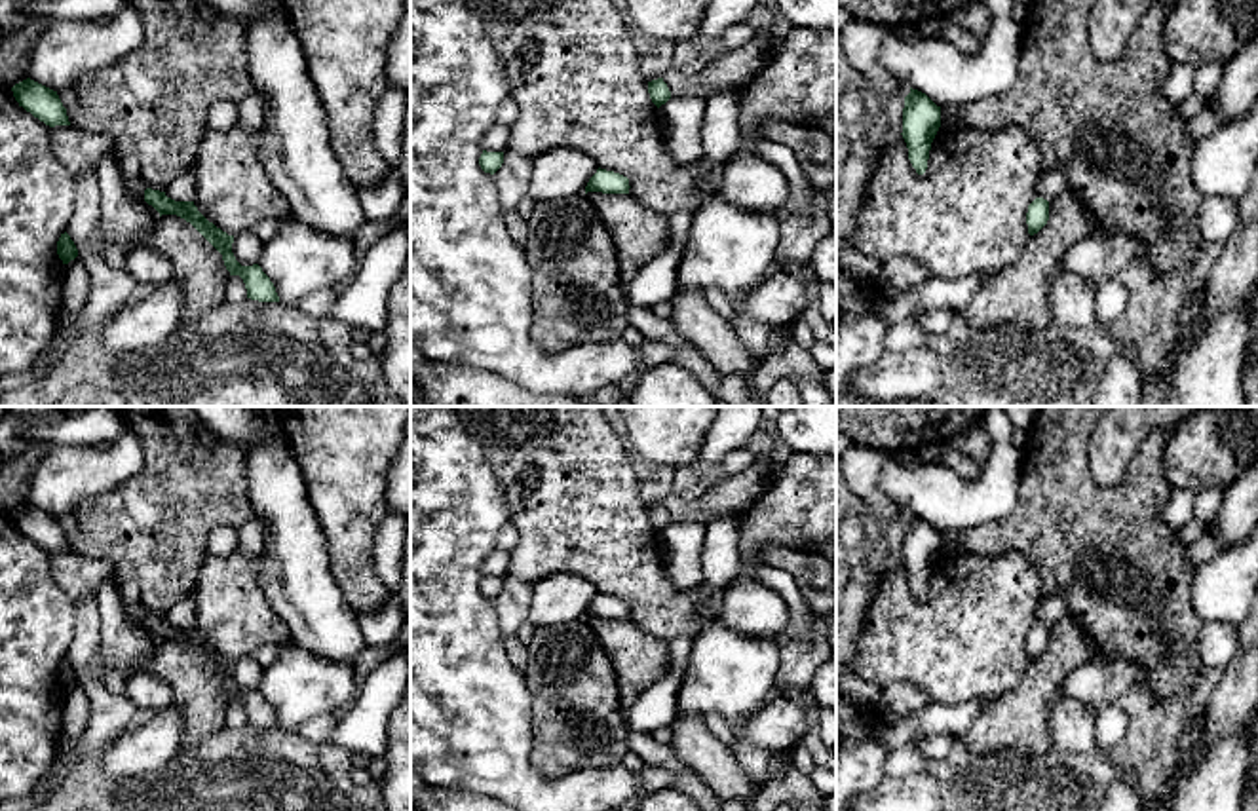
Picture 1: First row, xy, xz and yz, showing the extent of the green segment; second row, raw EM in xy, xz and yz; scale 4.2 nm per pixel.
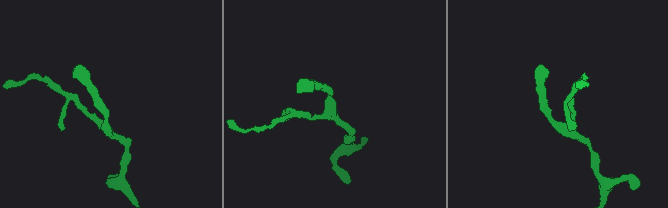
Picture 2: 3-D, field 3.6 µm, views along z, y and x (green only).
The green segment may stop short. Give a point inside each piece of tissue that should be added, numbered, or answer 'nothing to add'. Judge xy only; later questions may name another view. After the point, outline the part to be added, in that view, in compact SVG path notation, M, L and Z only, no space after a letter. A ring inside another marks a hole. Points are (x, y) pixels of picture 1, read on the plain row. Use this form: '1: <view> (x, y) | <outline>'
nothing to add

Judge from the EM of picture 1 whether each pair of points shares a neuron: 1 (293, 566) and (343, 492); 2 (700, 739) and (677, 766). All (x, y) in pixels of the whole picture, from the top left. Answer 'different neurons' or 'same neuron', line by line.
1: different neurons
2: different neurons

